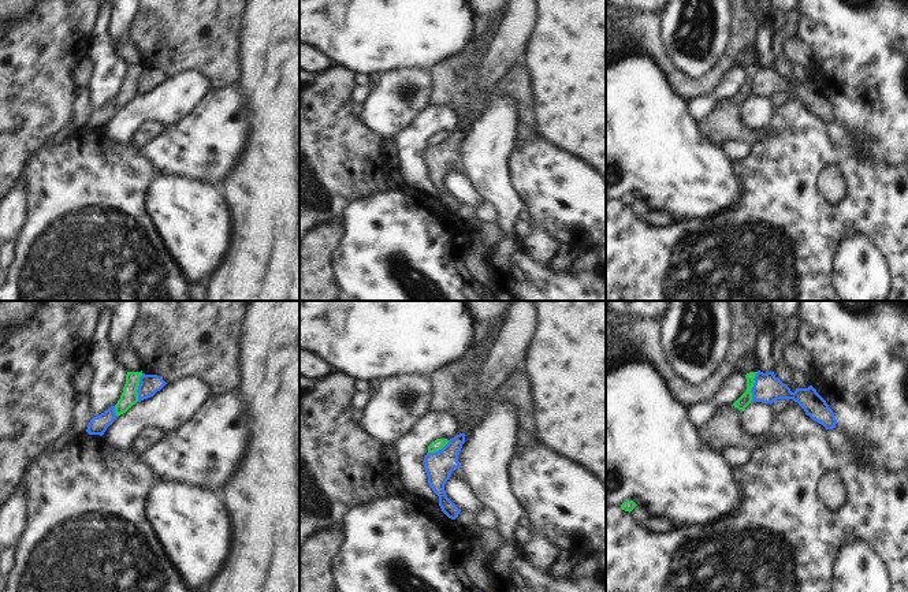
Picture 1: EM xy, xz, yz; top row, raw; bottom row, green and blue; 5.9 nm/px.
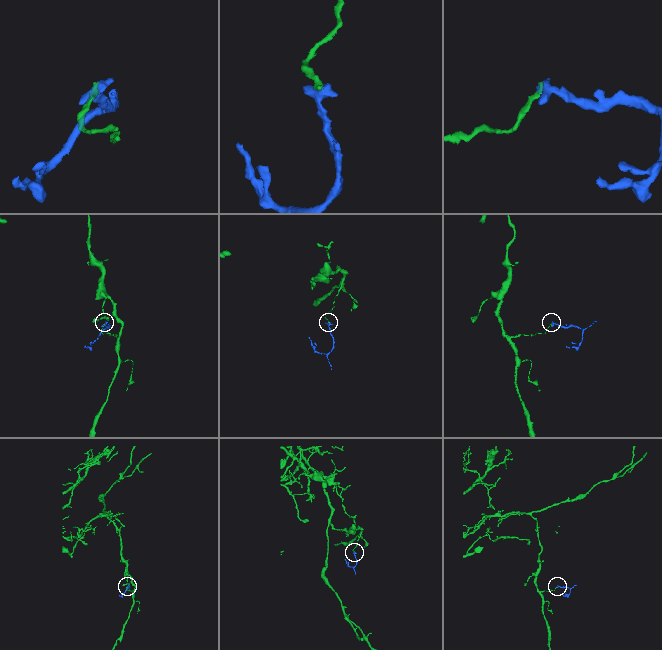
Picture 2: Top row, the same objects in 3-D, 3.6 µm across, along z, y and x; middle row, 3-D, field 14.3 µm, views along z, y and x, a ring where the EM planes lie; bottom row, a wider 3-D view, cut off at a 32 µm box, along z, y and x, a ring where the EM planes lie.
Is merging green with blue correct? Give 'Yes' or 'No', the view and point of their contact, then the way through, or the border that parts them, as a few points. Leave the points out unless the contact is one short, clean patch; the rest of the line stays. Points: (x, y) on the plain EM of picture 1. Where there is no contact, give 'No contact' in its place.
No. Touches green at yz (752, 79). Boundary: yz (758, 66), (751, 84), (751, 95).

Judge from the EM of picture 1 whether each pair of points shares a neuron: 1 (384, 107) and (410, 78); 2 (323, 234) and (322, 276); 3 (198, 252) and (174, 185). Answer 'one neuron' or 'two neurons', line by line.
1: one neuron
2: one neuron
3: one neuron

